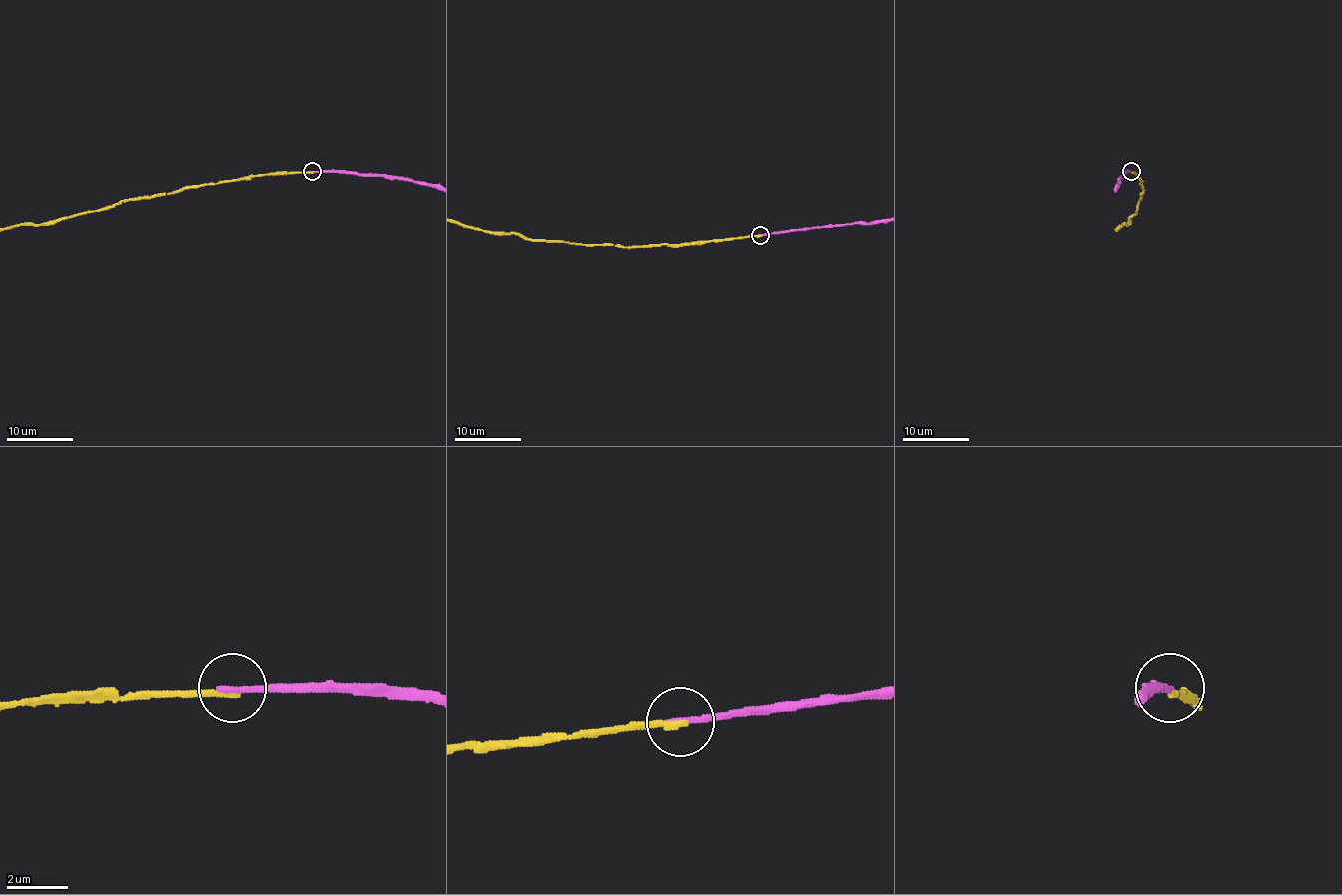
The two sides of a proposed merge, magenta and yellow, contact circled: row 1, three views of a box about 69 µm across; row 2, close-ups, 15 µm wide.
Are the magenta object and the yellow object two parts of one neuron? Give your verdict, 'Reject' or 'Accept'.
Reject

